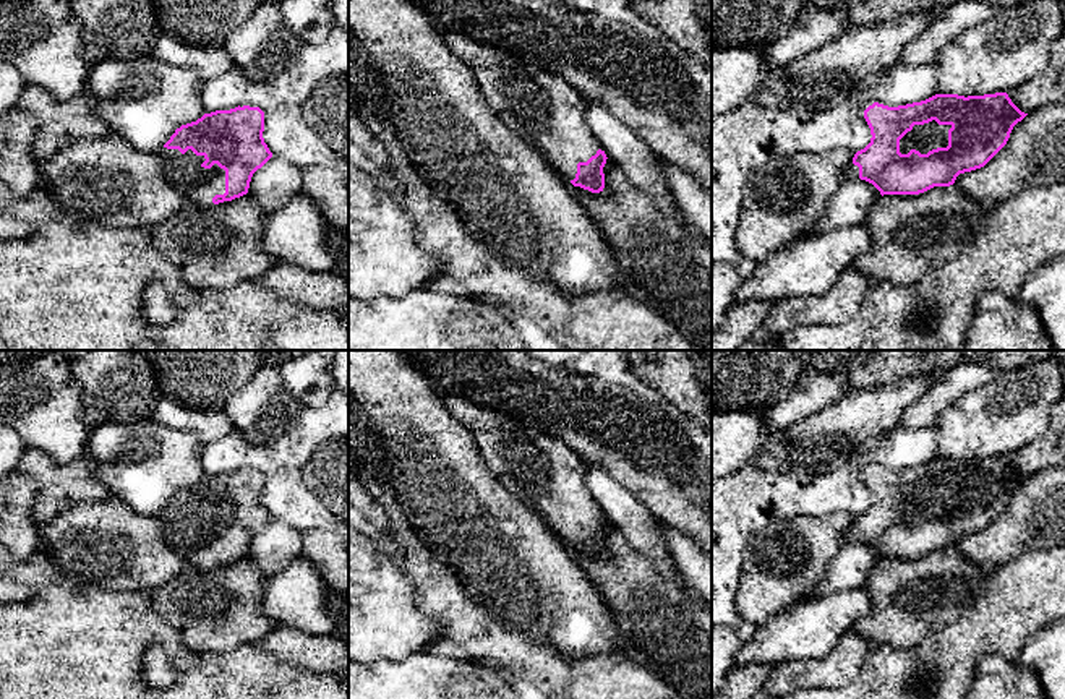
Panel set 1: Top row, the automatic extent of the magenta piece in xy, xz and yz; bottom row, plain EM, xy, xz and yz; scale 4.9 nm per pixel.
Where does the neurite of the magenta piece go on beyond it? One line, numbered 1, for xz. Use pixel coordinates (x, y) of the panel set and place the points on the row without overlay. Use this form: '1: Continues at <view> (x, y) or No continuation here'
1: Continues at xz (538, 471)

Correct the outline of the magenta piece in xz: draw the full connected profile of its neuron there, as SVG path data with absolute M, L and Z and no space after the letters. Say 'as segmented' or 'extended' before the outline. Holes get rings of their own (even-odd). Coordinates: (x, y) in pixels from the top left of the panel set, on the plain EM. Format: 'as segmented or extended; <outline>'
extended; M460 396L441 399L472 433L486 467L509 495L527 504L562 543L592 556L603 555L608 521L588 493L582 459L572 449L522 420Z

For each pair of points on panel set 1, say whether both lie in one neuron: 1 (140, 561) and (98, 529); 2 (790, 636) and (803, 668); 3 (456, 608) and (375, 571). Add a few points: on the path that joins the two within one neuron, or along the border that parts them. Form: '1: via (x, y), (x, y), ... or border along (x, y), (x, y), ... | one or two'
1: via (130, 553), (119, 550), (107, 539) | one
2: border along (835, 646), (825, 656), (793, 659), (774, 667) | two
3: border along (404, 571), (417, 587), (417, 604), (440, 621) | two

